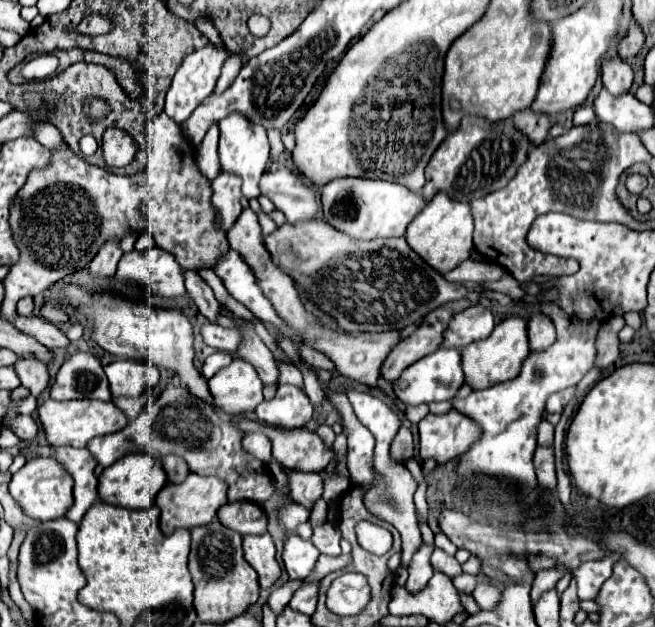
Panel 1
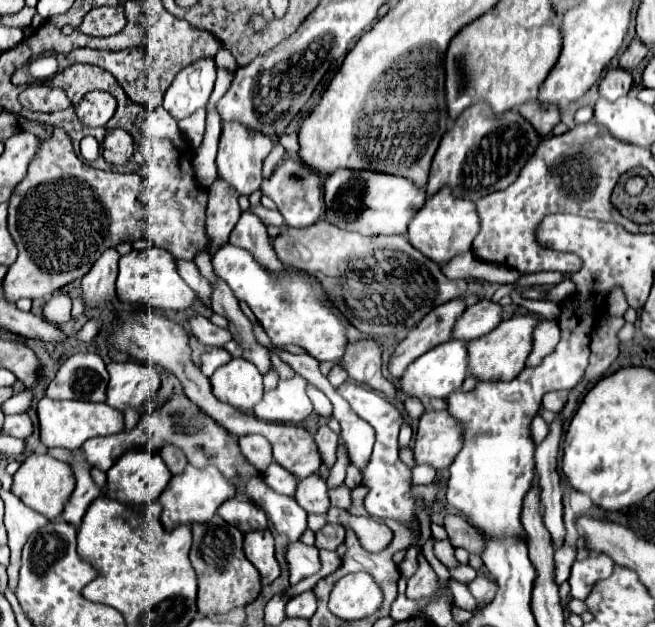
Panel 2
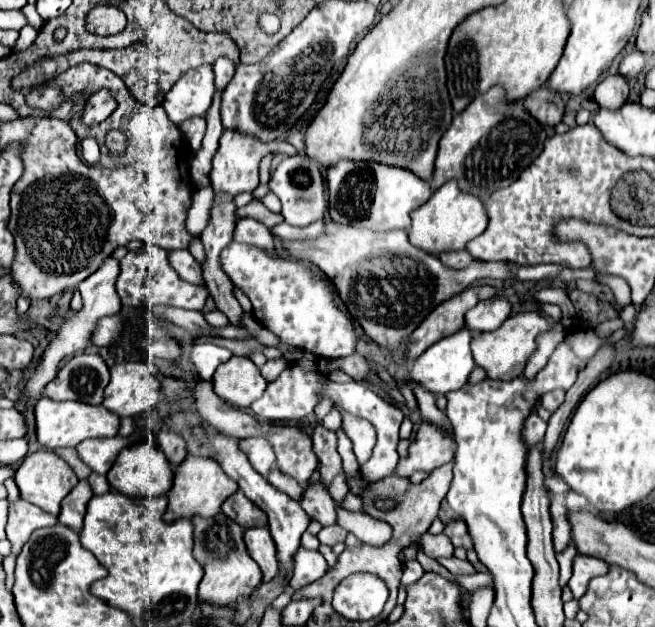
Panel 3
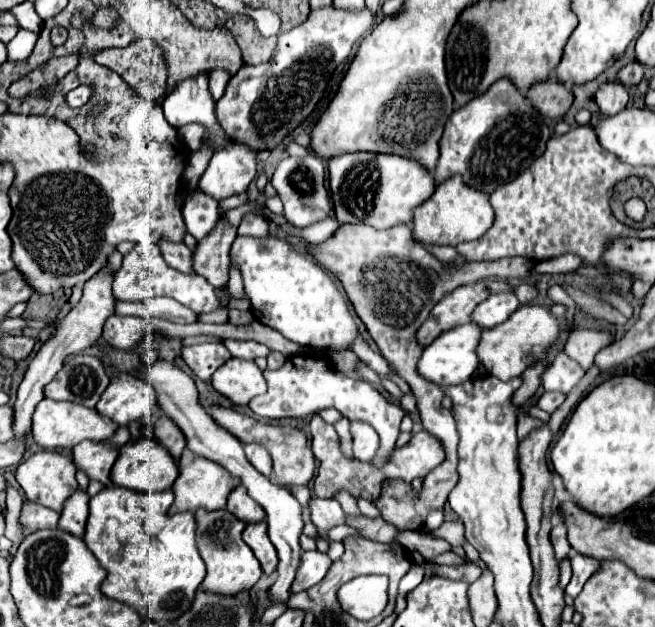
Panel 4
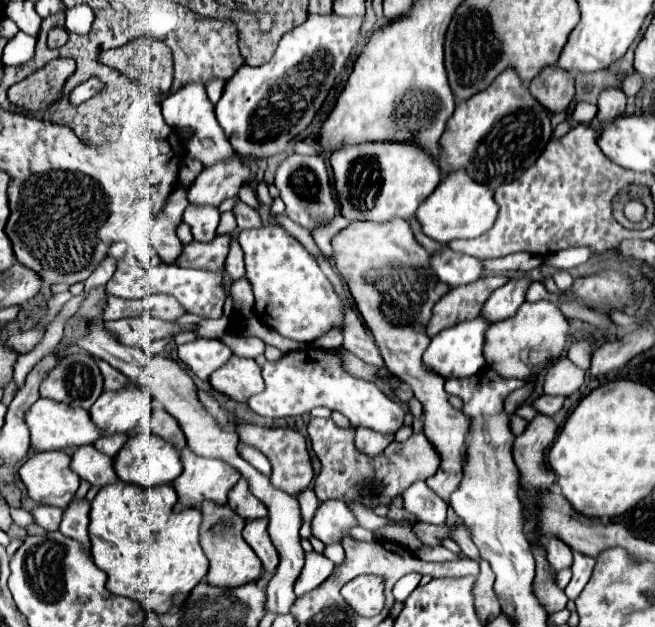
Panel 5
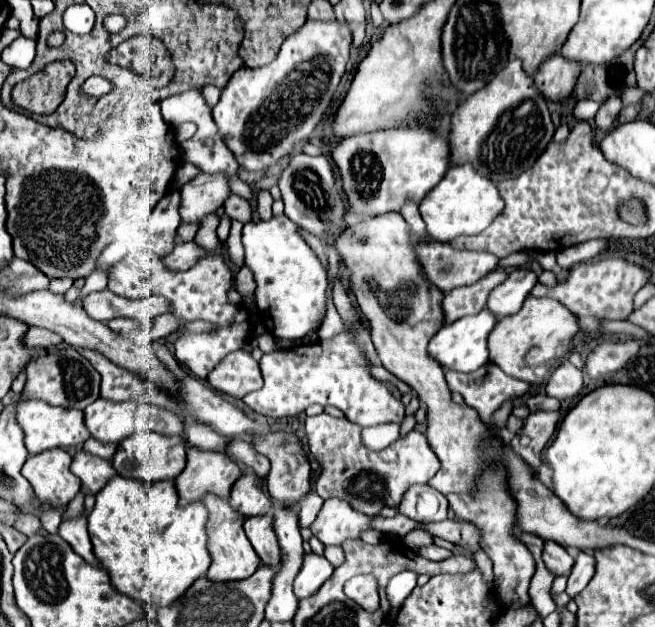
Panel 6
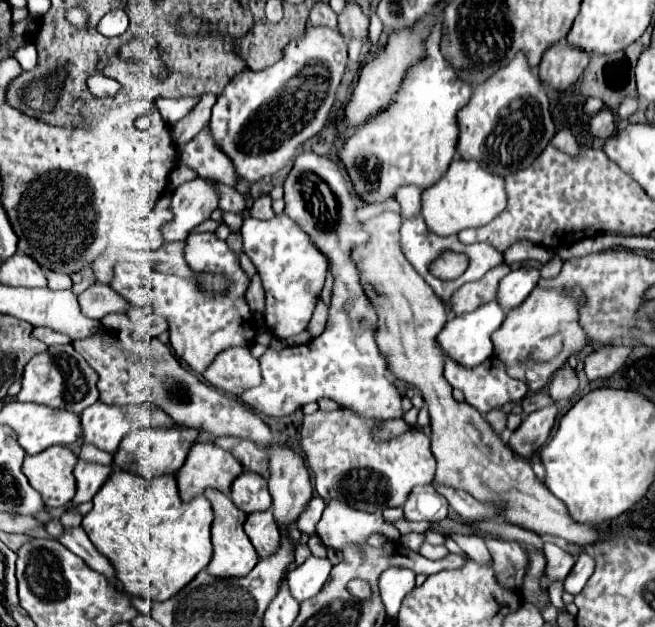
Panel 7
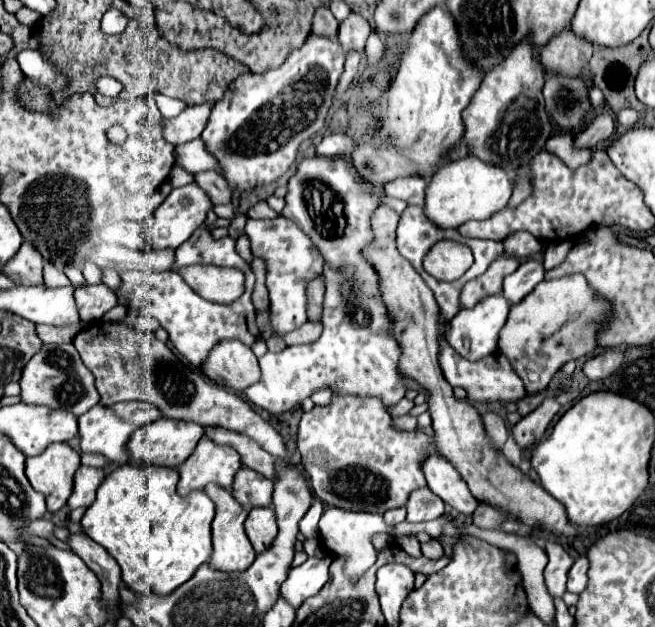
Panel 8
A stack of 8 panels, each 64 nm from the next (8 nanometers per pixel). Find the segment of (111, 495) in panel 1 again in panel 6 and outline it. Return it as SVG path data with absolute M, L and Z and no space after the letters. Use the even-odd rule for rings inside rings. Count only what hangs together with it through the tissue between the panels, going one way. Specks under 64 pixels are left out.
M134 432L132 436L124 438L118 444L118 450L112 458L112 464L118 474L144 480L144 482L156 482L156 480L174 480L186 464L186 448L188 440L182 436L162 436L156 432Z

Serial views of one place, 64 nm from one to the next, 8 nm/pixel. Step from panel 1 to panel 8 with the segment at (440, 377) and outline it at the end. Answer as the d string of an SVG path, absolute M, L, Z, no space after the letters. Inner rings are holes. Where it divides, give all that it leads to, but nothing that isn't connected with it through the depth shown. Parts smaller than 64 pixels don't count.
M504 294L486 296L474 308L462 308L448 322L444 336L452 344L452 348L456 348L456 352L460 352L460 356L464 356L468 360L480 360L488 352L494 352L498 348L498 332L506 324L508 312L510 312L510 302L504 298Z

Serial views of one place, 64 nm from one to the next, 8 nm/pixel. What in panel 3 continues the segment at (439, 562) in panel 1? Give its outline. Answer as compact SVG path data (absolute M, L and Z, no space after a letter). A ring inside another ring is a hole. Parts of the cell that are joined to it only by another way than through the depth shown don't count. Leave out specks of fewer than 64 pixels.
M424 532L420 538L416 538L414 544L420 546L422 552L424 552L426 556L430 556L430 558L452 556L452 552L454 552L452 542L450 542L444 534L430 534L430 532Z

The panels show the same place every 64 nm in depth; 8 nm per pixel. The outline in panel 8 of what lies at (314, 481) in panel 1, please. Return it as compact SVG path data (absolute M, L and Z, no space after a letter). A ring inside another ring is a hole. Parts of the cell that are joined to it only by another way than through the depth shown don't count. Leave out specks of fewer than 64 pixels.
M326 508L320 518L320 538L324 548L344 560L344 574L356 582L376 562L378 550L372 544L372 536L385 532L392 536L393 526L384 524L381 514L370 512L344 512L342 508Z

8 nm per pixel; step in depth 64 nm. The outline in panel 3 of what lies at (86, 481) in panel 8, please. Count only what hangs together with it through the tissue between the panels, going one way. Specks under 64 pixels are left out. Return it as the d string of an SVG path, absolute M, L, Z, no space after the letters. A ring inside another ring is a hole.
M114 436L114 438L94 438L94 440L84 440L76 446L78 450L78 458L90 466L92 472L96 474L102 474L106 476L108 470L112 468L118 452L132 444L134 442L134 436L130 438L120 438L120 436Z

